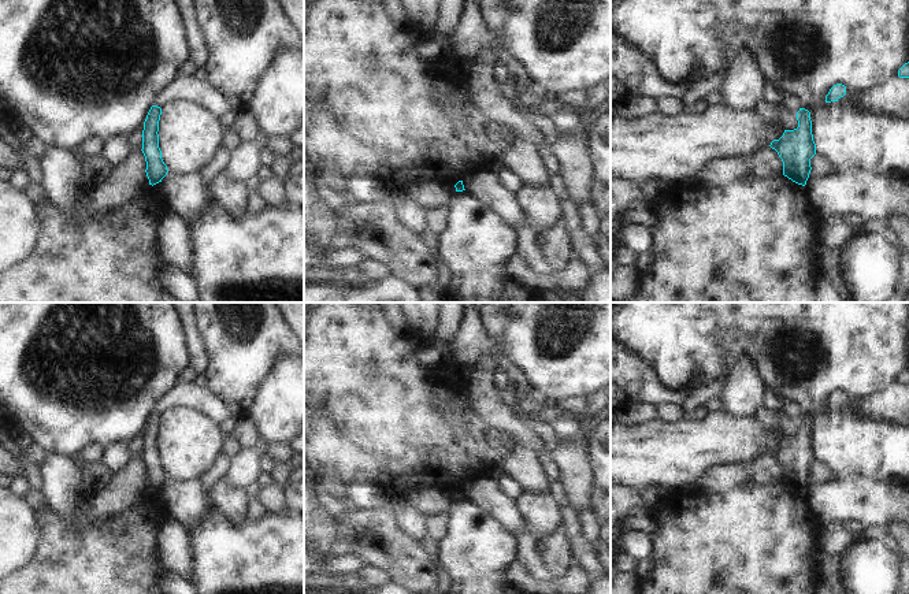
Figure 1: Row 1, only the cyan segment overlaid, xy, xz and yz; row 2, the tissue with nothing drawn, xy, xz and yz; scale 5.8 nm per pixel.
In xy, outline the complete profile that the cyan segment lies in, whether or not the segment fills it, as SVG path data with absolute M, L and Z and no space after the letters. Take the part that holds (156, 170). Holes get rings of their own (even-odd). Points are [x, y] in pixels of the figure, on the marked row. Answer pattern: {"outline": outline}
{"outline": "M152 105L146 119L144 122L142 130L142 153L146 162L146 177L149 185L156 185L167 175L168 170L162 159L162 151L159 148L159 120L162 115L162 108Z"}

